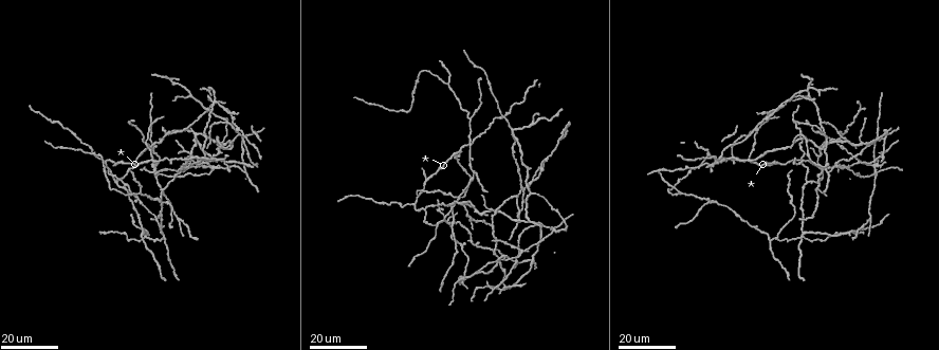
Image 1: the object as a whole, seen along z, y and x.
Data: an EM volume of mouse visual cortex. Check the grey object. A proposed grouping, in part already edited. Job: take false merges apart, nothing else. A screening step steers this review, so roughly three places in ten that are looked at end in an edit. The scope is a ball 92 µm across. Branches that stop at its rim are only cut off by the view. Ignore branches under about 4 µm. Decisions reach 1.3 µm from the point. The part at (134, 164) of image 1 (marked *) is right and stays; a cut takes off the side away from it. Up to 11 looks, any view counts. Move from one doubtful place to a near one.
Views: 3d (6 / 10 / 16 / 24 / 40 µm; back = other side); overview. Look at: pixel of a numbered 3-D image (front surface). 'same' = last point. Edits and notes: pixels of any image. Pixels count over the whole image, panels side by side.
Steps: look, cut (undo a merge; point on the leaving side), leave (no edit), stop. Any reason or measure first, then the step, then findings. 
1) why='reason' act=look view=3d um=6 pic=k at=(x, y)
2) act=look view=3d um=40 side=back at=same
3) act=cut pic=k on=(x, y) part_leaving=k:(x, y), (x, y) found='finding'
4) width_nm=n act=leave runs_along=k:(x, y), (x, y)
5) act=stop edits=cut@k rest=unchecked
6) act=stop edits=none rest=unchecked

act=look view=3d um=16 pic=1 at=(714, 158)

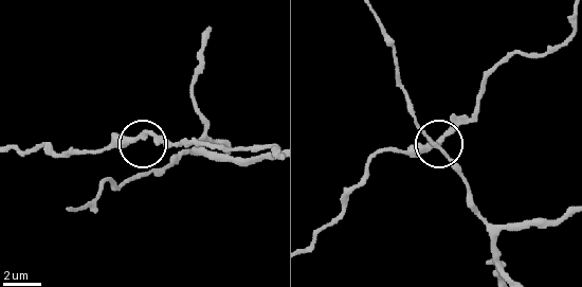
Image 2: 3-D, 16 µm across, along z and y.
why='closer look' act=look view=3d um=10 pic=2 at=(129, 141)

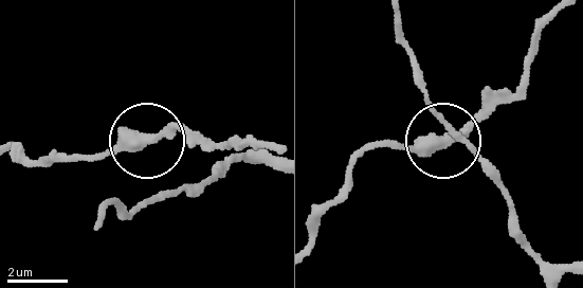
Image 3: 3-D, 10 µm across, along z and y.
arms=4 act=leave found='one cell here'

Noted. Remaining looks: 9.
why='three arms meet' act=look view=3d um=16 pic=1 at=(716, 202)

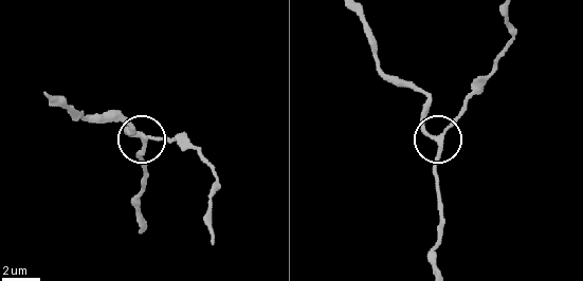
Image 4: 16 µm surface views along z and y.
act=look view=3d um=6 pic=4 at=(142, 137)

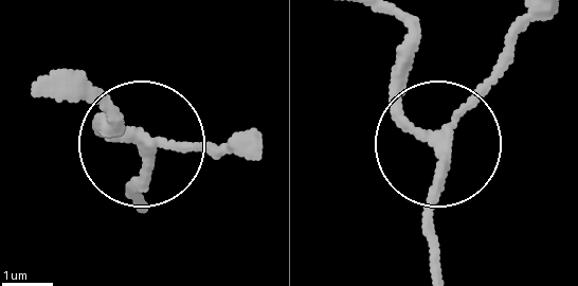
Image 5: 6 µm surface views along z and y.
arms=3 act=leave runs_along=5:(139, 209), (130, 188), (147, 149), (245, 149) found='continuous, no second cell'

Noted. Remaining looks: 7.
why='sudden change in width' act=look view=3d um=24 pic=1 at=(209, 113)

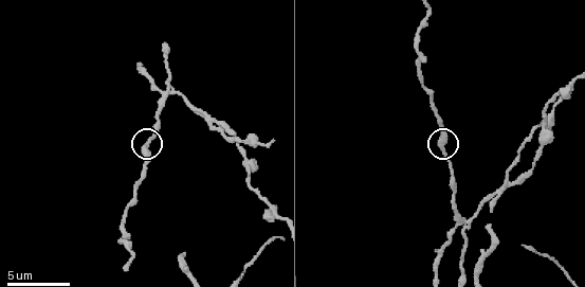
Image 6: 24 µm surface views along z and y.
why='closer look' act=look view=3d um=6 pic=6 at=(441, 147)

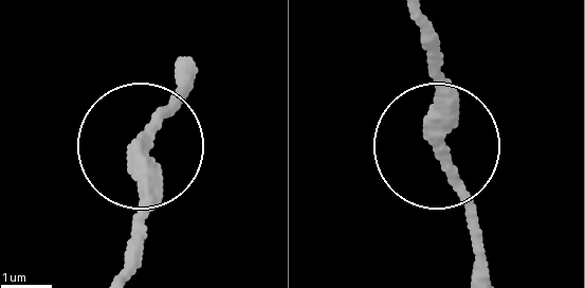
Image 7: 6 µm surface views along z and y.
act=leave runs_along=7:(421, 26), (433, 141), (479, 275) found='all the same cell'

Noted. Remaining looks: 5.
why='three arms meet' act=look view=3d um=16 pic=1 at=(163, 190)

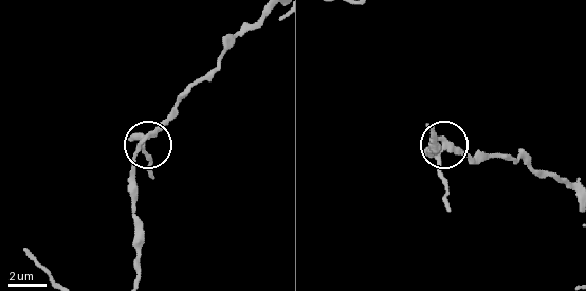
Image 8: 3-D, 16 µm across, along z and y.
act=look view=3d um=6 pic=8 at=(443, 143)

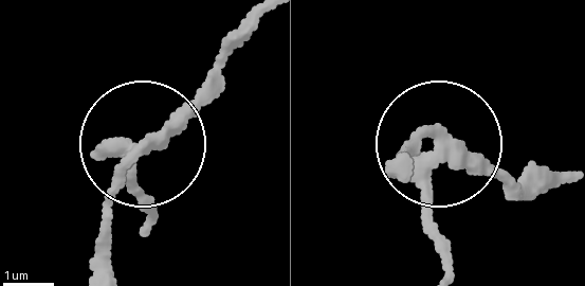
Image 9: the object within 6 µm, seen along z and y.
width_nm=290 act=leave found='all the same cell'

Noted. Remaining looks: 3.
why='two arms in line, one across' act=look view=3d um=24 pic=1 at=(227, 122)

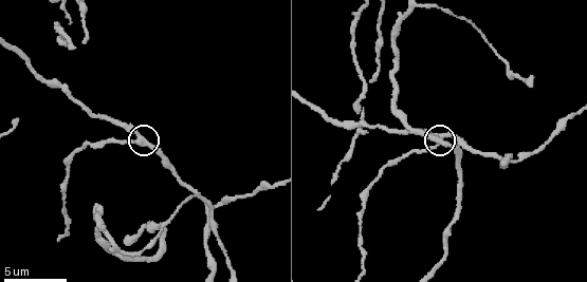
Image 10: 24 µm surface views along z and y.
act=look view=3d um=6 pic=10 at=(142, 143)

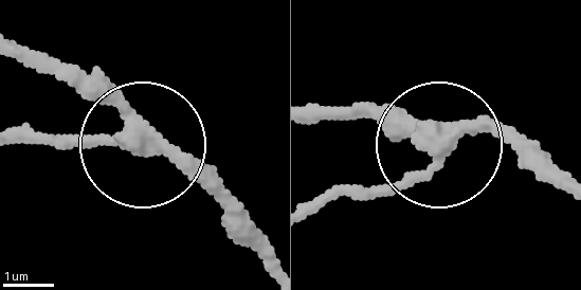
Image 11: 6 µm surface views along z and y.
width_nm=310 act=leave found='all the same cell'

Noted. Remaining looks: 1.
act=stop edits=none rest=unchecked

